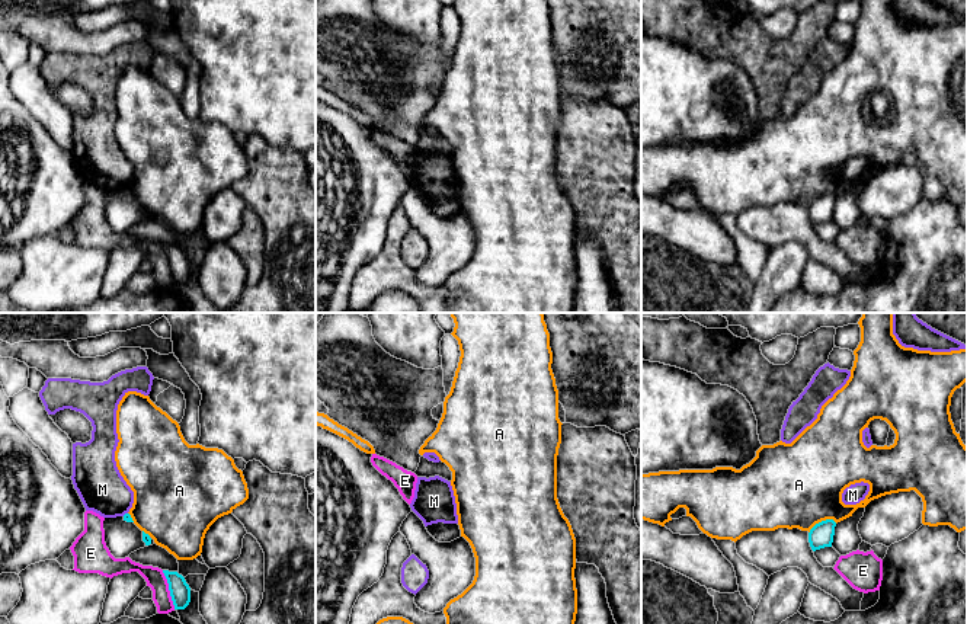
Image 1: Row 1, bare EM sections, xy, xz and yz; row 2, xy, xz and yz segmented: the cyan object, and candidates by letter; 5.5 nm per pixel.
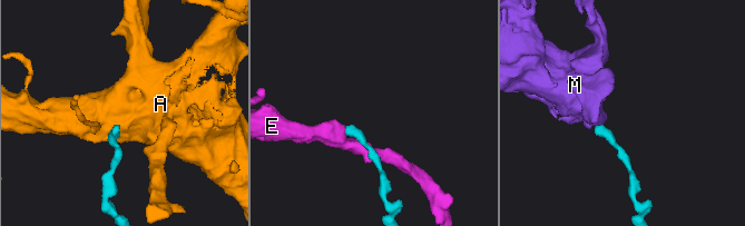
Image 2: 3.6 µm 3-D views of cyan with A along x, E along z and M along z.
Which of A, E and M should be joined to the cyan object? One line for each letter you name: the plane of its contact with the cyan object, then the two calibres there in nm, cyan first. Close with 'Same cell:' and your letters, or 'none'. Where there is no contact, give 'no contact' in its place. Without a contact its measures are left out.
Same cell: none

